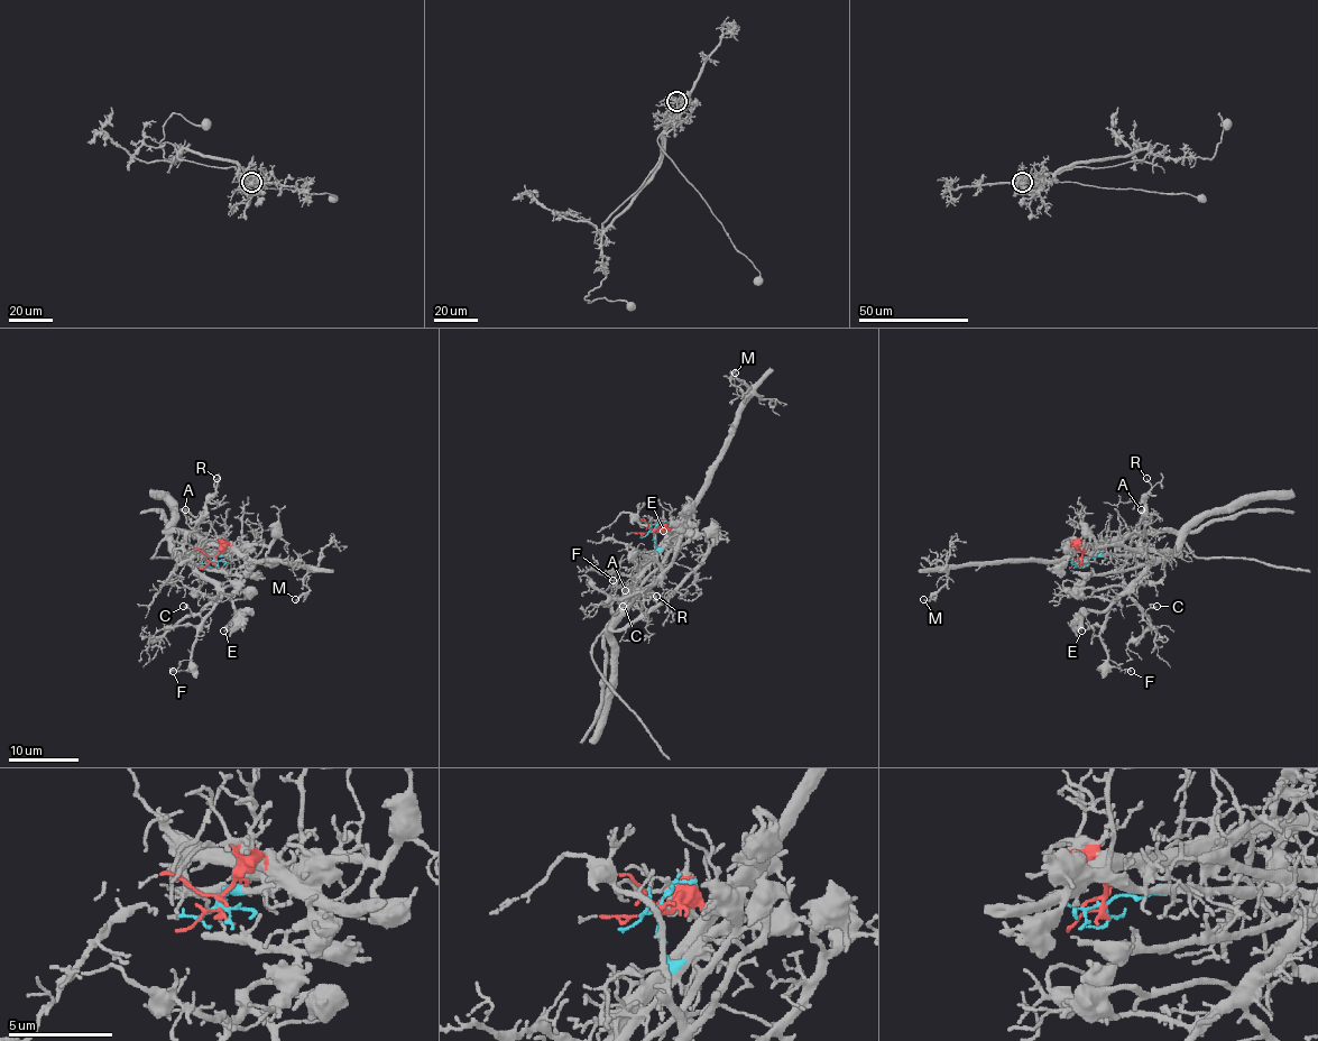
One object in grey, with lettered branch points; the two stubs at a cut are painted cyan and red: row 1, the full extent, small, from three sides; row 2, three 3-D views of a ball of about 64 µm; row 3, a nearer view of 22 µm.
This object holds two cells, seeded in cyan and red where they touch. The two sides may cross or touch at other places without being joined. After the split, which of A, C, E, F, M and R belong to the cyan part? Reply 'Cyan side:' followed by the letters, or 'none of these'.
Cyan side: C, E, F

